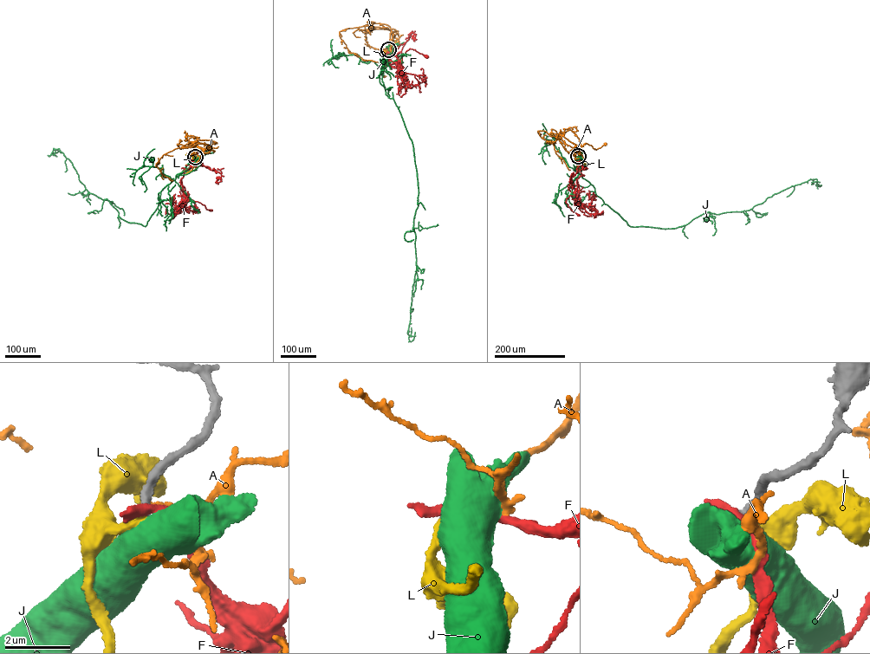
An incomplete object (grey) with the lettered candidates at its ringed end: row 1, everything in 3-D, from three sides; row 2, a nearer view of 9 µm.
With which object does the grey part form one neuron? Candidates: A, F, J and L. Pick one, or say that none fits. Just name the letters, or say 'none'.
L

